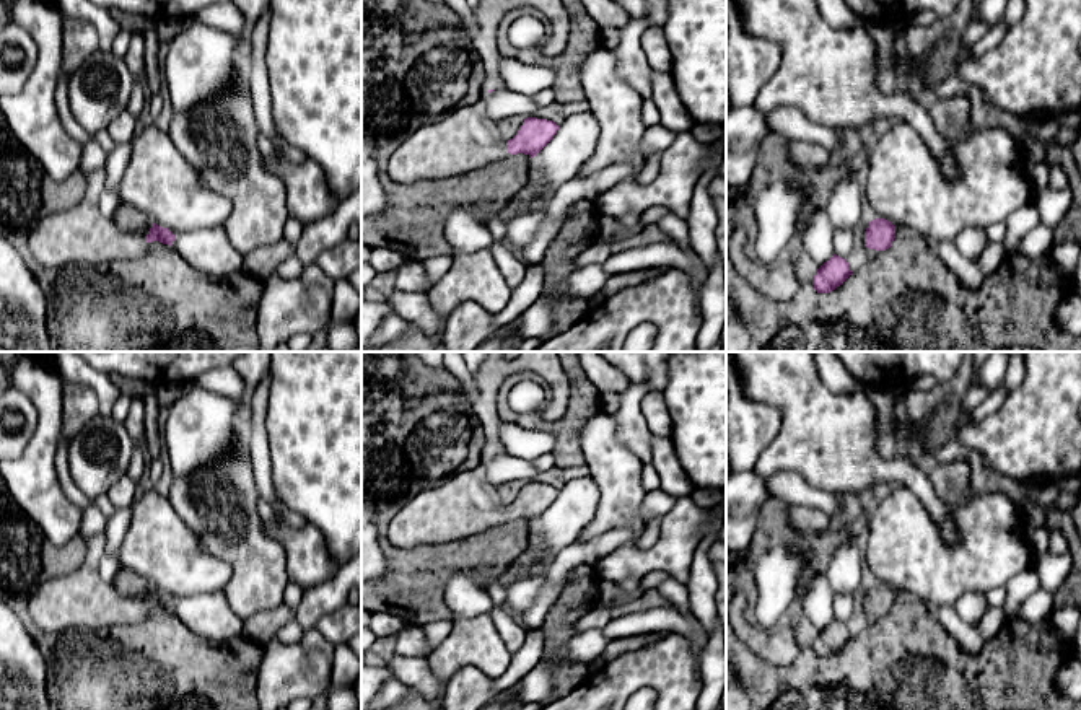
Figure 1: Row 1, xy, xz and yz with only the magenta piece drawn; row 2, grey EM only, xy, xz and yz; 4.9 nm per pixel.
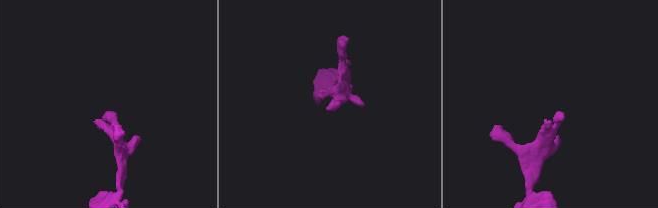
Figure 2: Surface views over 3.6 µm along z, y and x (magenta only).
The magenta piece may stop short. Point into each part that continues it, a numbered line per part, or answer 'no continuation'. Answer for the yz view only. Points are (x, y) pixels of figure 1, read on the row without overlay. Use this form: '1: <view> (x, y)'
no continuation

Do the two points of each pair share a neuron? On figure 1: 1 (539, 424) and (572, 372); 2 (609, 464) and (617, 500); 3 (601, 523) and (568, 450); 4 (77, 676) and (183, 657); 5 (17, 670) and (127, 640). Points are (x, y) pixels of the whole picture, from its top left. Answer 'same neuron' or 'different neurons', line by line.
1: same neuron
2: same neuron
3: different neurons
4: same neuron
5: different neurons

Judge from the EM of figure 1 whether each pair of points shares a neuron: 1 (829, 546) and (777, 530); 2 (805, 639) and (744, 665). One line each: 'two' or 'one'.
1: one
2: one

